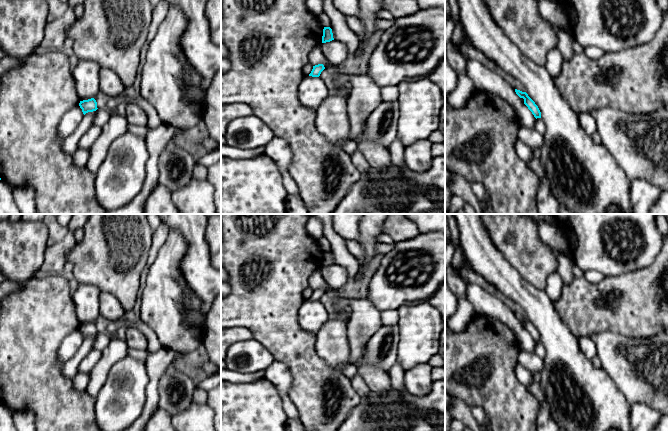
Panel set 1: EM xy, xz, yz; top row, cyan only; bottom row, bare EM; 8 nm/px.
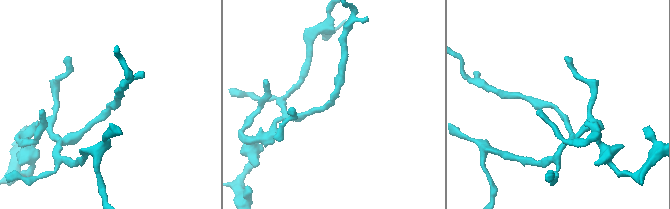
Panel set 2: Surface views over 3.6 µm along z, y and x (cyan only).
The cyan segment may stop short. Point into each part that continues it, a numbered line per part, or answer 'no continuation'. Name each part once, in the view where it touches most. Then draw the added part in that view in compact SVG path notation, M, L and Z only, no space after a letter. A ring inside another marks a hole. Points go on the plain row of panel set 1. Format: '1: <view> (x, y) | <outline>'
no continuation

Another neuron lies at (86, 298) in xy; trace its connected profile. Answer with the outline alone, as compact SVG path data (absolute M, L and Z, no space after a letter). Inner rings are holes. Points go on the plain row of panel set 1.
M79 284L72 294L80 325L95 323L100 315L100 294L101 291L96 286L88 284Z

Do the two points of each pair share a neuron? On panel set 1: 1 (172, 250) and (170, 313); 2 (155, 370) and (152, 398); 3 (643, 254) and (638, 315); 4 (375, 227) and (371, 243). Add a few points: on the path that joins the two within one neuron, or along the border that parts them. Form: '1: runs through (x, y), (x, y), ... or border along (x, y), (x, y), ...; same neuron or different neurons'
1: runs through (168, 266), (168, 297); same neuron
2: runs through (154, 377), (152, 391); same neuron
3: border along (658, 253), (650, 264), (620, 275); different neurons
4: runs through (371, 231), (371, 239); same neuron

